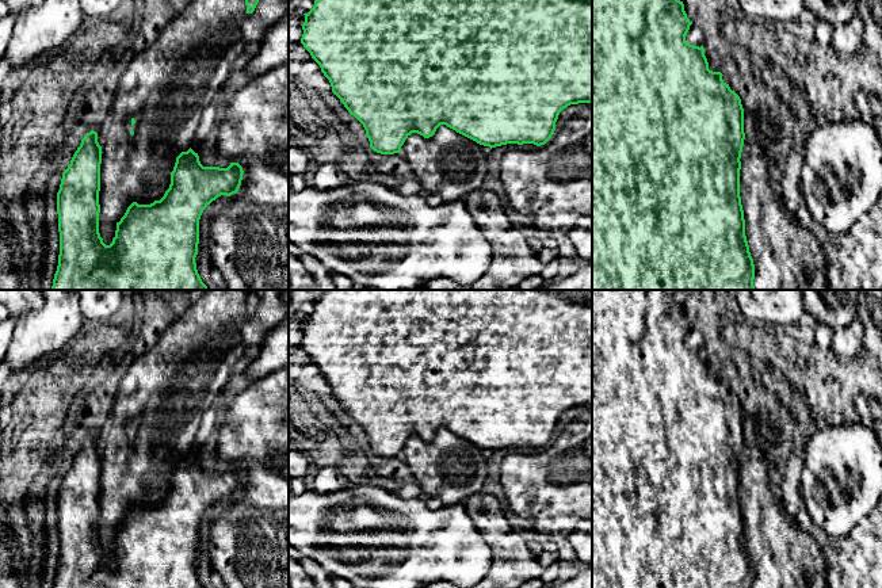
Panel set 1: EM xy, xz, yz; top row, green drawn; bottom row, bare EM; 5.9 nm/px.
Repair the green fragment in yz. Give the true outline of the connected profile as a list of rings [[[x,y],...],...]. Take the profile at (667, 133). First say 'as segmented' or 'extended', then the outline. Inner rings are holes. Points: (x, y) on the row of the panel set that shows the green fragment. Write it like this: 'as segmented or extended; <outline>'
as segmented; [[[592,0],[592,290],[756,290],[755,264],[745,236],[740,196],[740,159],[745,140],[744,108],[740,96],[722,80],[723,75],[709,69],[703,46],[686,42],[691,24],[680,0]]]

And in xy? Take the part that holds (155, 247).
as segmented; [[[91,130],[62,172],[57,192],[60,255],[51,290],[209,290],[195,263],[199,219],[218,196],[238,191],[243,167],[238,163],[228,168],[203,167],[191,148],[182,152],[164,196],[150,205],[133,202],[117,222],[112,243],[106,245],[99,233],[102,153],[98,133]]]

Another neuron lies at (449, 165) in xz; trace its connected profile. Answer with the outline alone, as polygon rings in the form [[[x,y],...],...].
[[[440,125],[429,138],[417,133],[408,135],[401,153],[424,195],[447,203],[481,188],[490,148]]]

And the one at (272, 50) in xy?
[[[289,15],[270,27],[263,39],[249,50],[247,73],[255,79],[289,62]]]

